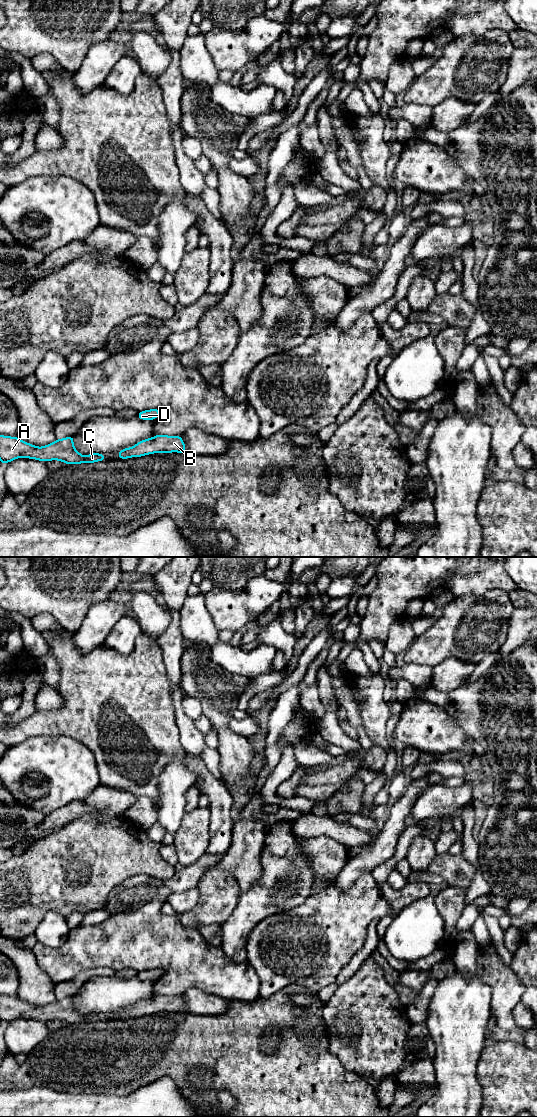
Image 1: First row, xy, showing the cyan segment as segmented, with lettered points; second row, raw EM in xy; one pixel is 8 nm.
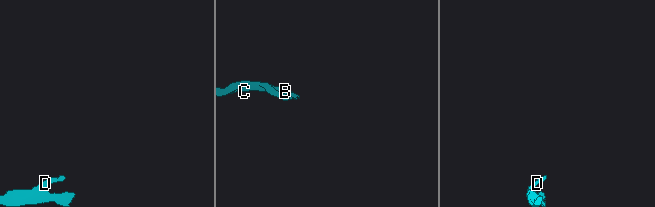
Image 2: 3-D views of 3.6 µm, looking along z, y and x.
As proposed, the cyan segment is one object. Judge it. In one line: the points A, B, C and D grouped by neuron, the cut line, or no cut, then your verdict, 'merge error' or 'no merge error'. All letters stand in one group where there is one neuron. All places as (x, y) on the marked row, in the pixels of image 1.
A B C D | no cut | no merge error

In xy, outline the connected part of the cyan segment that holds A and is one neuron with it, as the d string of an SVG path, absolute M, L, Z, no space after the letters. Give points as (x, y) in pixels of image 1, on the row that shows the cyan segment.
M0 435L0 464L17 458L30 458L39 461L60 460L65 464L94 463L107 460L107 456L91 453L82 456L73 446L74 436L56 439L44 447L36 447L18 437Z

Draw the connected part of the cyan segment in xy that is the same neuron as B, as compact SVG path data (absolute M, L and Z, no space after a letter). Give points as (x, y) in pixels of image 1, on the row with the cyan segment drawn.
M155 435L117 453L119 459L141 457L152 453L187 452L182 436Z

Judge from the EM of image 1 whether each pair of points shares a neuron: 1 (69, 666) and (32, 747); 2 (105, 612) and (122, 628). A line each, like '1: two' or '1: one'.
1: two
2: two

